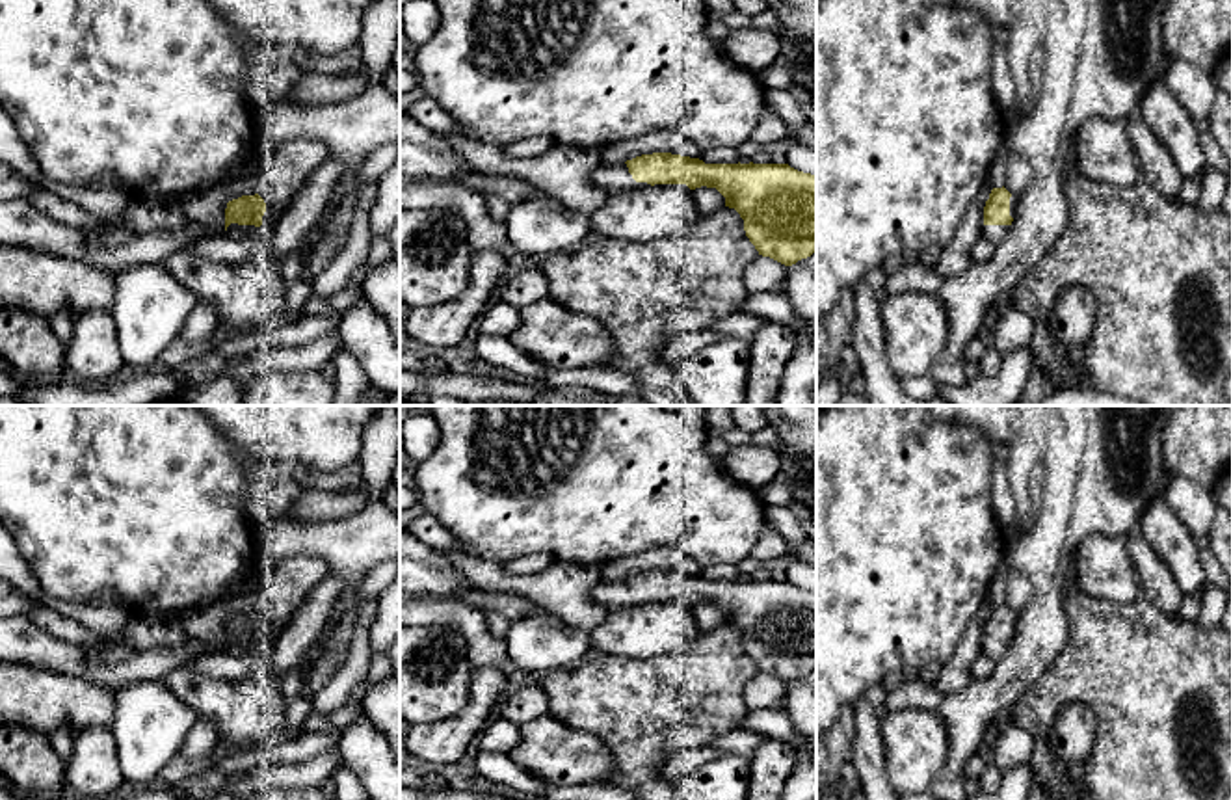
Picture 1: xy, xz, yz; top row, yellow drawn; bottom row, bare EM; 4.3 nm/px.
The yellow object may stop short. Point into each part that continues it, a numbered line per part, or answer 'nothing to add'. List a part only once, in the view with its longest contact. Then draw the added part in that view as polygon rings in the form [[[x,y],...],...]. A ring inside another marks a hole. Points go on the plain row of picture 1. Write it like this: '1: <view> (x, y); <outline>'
1: xz (612, 594); [[[599,580],[589,592],[589,601],[606,607],[608,610],[651,603],[647,599],[636,599],[629,590],[627,580]]]

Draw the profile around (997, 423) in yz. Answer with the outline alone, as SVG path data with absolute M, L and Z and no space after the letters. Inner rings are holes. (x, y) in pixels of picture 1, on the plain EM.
M930 406L945 422L960 422L982 432L995 448L1008 448L1021 424L1021 406Z

